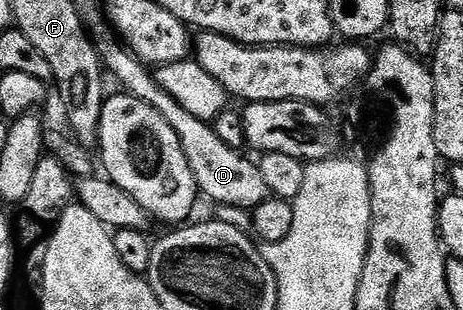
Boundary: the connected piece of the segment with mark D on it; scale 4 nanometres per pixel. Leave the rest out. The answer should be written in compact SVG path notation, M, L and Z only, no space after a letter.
M118 40L99 41L97 45L99 60L103 62L104 70L111 73L120 81L122 88L130 93L132 97L149 103L177 131L177 139L181 139L181 147L185 147L185 159L189 159L189 167L193 171L193 179L197 183L200 194L204 198L216 201L216 206L231 206L244 210L253 210L268 197L265 179L261 179L261 171L254 160L243 157L240 150L233 147L225 147L221 139L217 139L214 128L208 122L197 119L197 115L189 115L185 107L181 107L155 81L152 70L144 65L138 57L132 55L130 49L124 47Z

